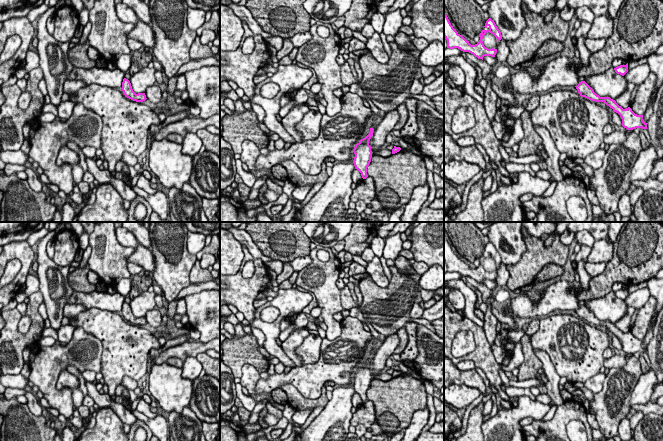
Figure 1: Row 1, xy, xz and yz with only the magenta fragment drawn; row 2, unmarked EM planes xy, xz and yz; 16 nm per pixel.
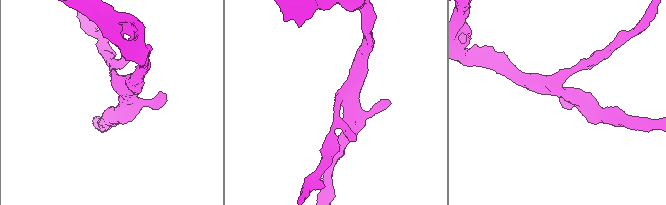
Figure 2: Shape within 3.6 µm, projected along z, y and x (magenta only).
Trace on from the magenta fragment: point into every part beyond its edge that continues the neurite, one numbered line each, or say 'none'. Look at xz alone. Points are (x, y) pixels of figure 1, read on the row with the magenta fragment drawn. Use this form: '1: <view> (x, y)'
none

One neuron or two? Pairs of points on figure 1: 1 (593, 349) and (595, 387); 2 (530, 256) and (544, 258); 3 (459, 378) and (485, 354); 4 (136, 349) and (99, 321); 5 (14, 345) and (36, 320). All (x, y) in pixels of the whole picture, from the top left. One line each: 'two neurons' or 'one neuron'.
1: two neurons
2: one neuron
3: two neurons
4: one neuron
5: one neuron

